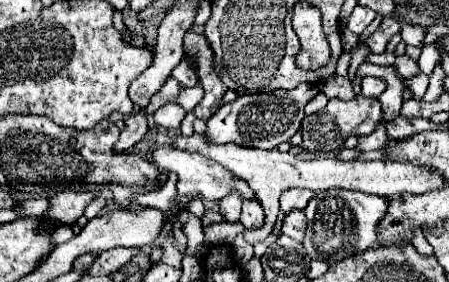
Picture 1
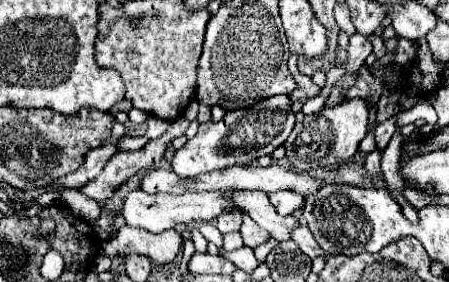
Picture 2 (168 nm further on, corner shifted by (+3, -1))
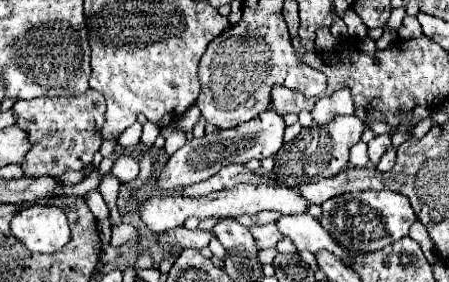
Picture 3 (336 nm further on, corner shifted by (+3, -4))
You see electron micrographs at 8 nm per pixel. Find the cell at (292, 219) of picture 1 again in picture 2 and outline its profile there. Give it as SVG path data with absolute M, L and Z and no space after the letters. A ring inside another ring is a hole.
M302 225L302 227L298 227L298 229L292 231L292 241L294 241L294 243L302 249L302 253L306 253L310 259L314 259L314 257L324 257L324 255L326 255L324 249L316 243L316 239L312 237L312 233L308 231L306 225Z

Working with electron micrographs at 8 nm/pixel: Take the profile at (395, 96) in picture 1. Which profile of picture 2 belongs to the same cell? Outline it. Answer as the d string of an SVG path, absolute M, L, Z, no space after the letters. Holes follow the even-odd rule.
M392 117L392 119L388 119L388 121L384 121L384 123L380 123L376 129L374 129L374 137L376 137L376 149L378 151L384 151L386 149L386 145L388 145L388 141L392 139L392 135L394 135L394 121L396 121L396 117Z

